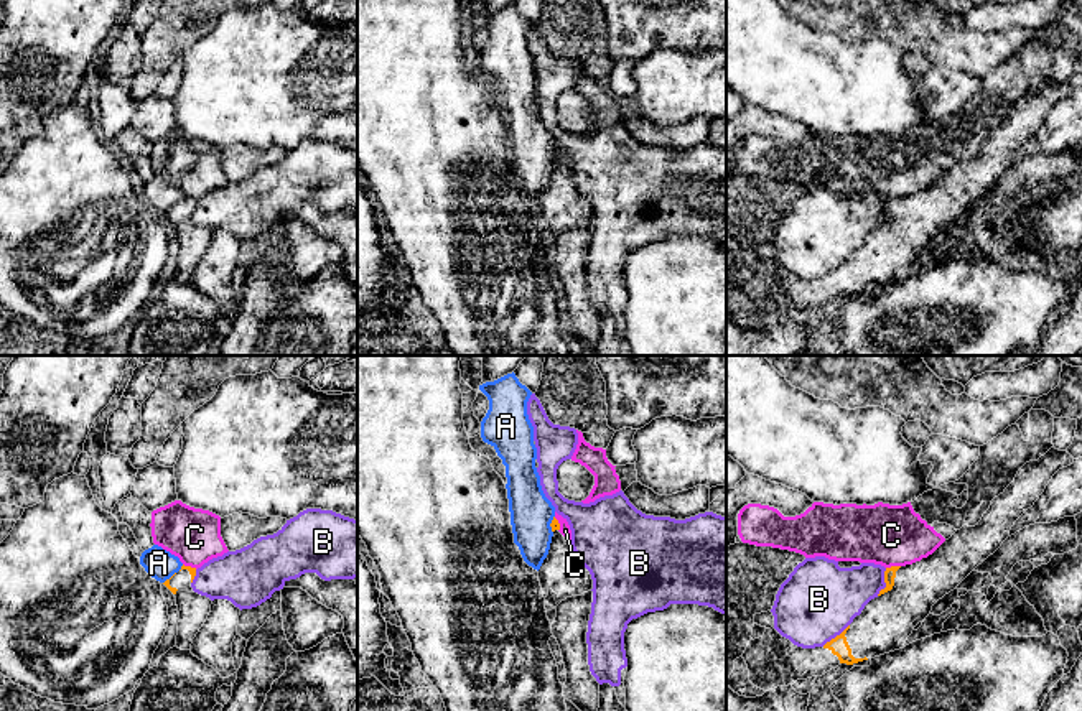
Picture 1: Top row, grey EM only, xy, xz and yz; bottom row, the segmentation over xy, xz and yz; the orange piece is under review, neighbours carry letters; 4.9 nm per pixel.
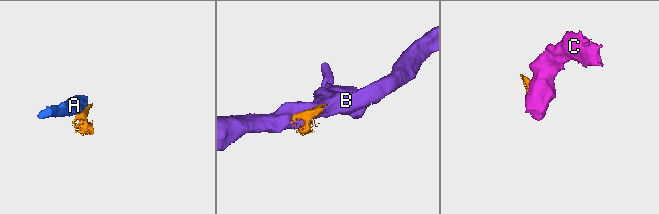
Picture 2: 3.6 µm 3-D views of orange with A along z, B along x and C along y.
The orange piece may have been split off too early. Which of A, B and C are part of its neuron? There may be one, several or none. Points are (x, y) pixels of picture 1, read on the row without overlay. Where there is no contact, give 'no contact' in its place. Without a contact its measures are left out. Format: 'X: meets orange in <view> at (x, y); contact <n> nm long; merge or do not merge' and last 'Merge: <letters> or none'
A: meets orange in xz at (550, 155); contact 90 nm long; do not merge
B: meets orange in yz at (885, 213); contact 140 nm long; do not merge
C: meets orange in yz at (893, 198); contact 70 nm long; do not merge
Merge: none

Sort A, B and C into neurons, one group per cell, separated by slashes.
A / B / C

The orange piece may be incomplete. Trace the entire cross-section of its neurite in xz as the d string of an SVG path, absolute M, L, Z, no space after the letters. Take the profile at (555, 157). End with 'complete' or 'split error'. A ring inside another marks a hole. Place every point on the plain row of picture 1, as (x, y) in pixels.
M553 148L552 174L547 189L539 201L539 212L545 232L557 239L571 227L581 227L593 221L590 202L581 196L568 171L558 163L560 155Z | split error

